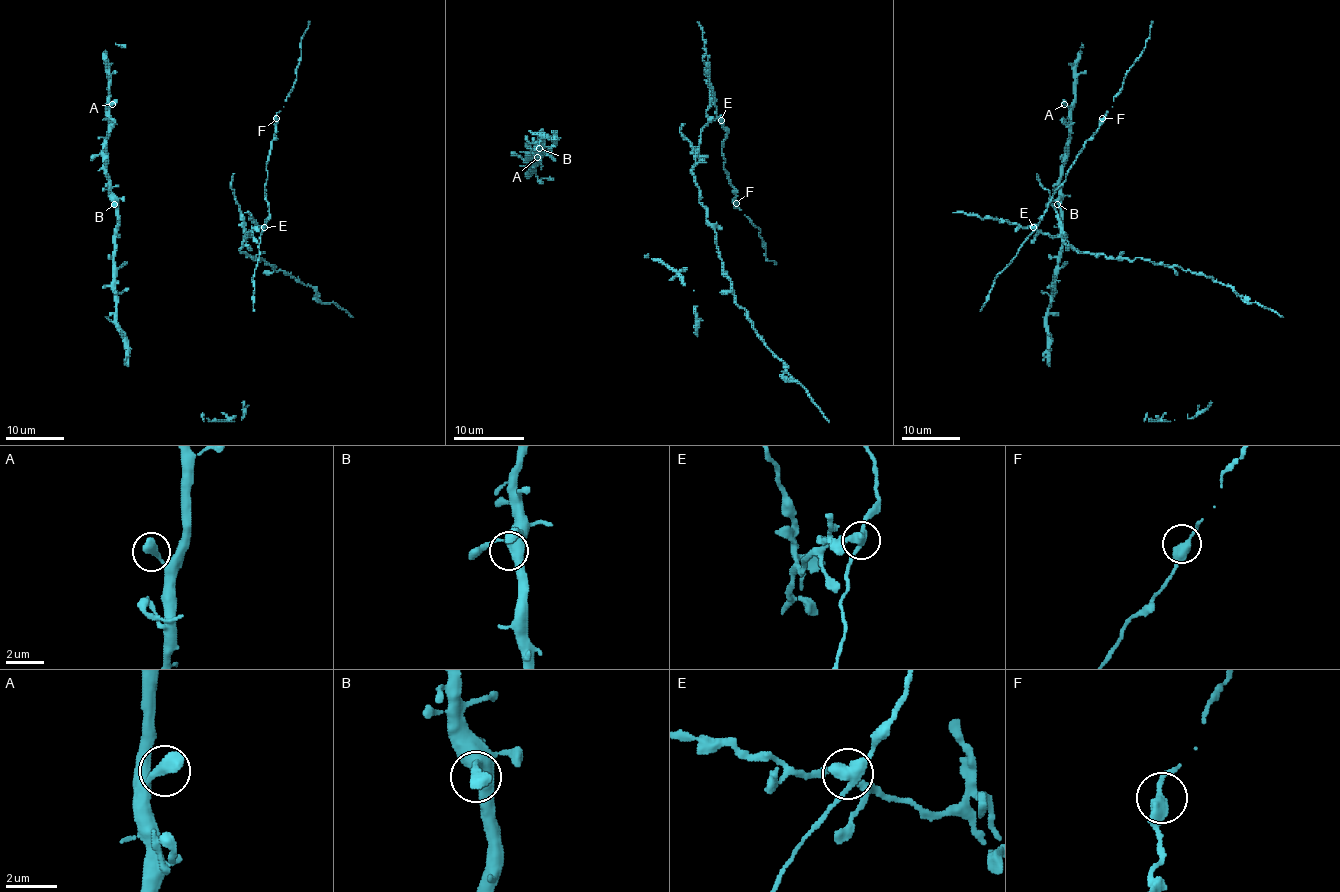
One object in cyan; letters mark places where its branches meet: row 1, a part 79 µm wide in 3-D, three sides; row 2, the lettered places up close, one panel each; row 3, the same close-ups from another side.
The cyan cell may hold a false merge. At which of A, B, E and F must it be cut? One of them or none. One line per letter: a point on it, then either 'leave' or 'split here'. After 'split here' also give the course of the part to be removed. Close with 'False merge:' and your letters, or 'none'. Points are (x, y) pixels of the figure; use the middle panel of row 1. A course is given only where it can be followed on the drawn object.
A: place (537, 157); leave
B: place (539, 148); leave
E: place (721, 120); split here; course (722, 120), (713, 118), (702, 129), (692, 175), (706, 222), (716, 234), (723, 275), (757, 334), (829, 422)
F: place (736, 203); leave
False merge: E

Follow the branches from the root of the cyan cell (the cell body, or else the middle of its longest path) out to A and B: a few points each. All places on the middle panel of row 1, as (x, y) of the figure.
A: (552, 147), (546, 152), (534, 152), (530, 161), (537, 157)
B: (552, 147), (546, 152), (539, 148)

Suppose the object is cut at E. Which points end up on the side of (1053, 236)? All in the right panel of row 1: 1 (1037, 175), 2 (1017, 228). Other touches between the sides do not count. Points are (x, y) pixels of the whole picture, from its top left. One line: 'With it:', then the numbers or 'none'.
With it: 1, 2

